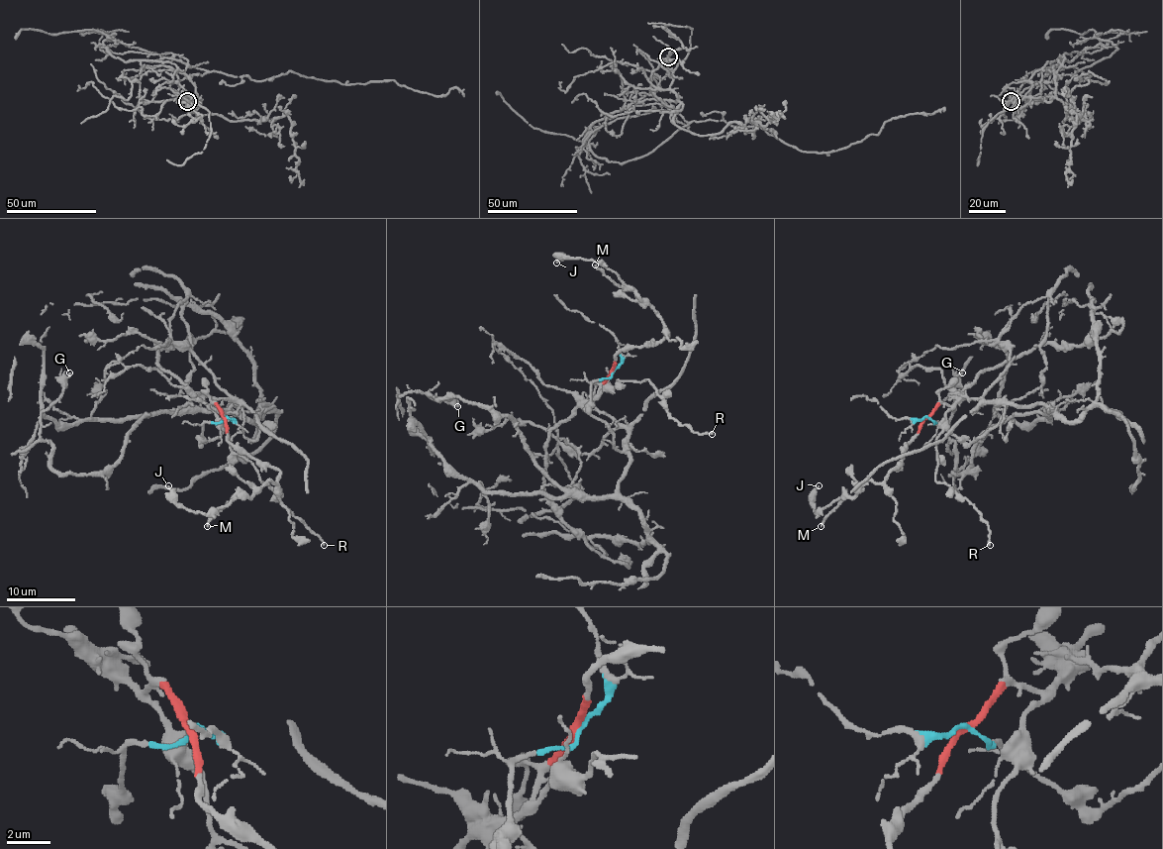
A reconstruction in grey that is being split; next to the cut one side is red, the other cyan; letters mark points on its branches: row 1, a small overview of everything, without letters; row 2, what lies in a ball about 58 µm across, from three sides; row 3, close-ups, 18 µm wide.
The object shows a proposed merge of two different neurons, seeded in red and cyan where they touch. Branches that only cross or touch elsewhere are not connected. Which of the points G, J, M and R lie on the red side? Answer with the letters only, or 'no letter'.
J, M, R

